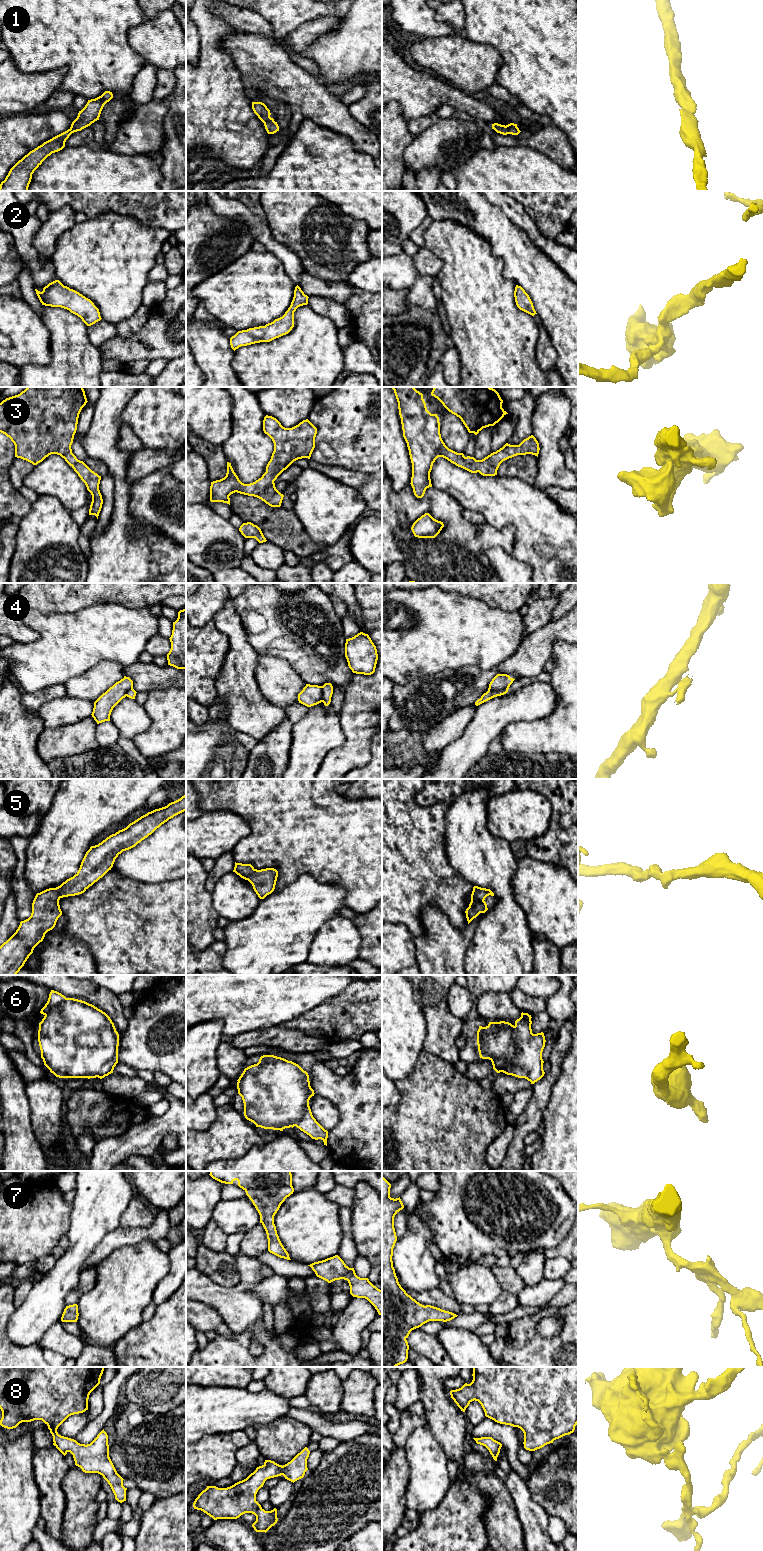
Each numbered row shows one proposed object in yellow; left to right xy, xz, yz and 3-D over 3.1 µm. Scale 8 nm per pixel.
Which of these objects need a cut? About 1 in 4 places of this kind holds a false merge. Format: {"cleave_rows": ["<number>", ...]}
{"cleave_rows": ["4"]}

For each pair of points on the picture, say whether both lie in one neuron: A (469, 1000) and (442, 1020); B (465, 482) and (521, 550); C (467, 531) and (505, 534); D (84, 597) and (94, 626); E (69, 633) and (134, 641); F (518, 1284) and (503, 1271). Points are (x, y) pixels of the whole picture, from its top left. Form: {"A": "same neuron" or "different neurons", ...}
{"A": "different neurons", "B": "same neuron", "C": "same neuron", "D": "different neurons", "E": "same neuron", "F": "same neuron"}

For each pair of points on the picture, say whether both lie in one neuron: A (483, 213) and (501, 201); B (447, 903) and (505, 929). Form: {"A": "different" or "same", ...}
{"A": "different", "B": "different"}

